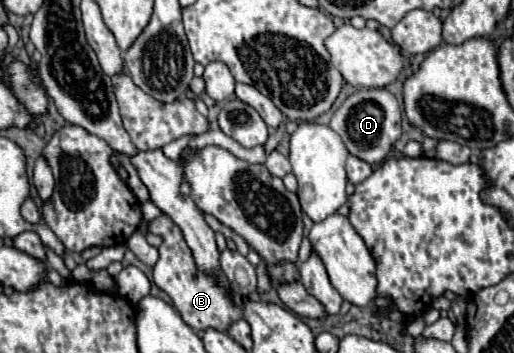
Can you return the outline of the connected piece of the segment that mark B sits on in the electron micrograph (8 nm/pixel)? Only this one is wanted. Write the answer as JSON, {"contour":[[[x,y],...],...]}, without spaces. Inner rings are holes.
{"contour":[[[159,216],[149,224],[151,234],[159,234],[163,238],[163,244],[159,246],[159,260],[153,266],[153,280],[155,284],[167,292],[173,300],[173,306],[181,314],[187,326],[193,330],[207,330],[215,328],[219,332],[225,332],[233,322],[243,318],[242,310],[237,306],[234,300],[229,296],[225,288],[219,288],[213,278],[205,276],[195,268],[193,256],[189,246],[185,244],[181,230],[173,224],[169,216]]]}

